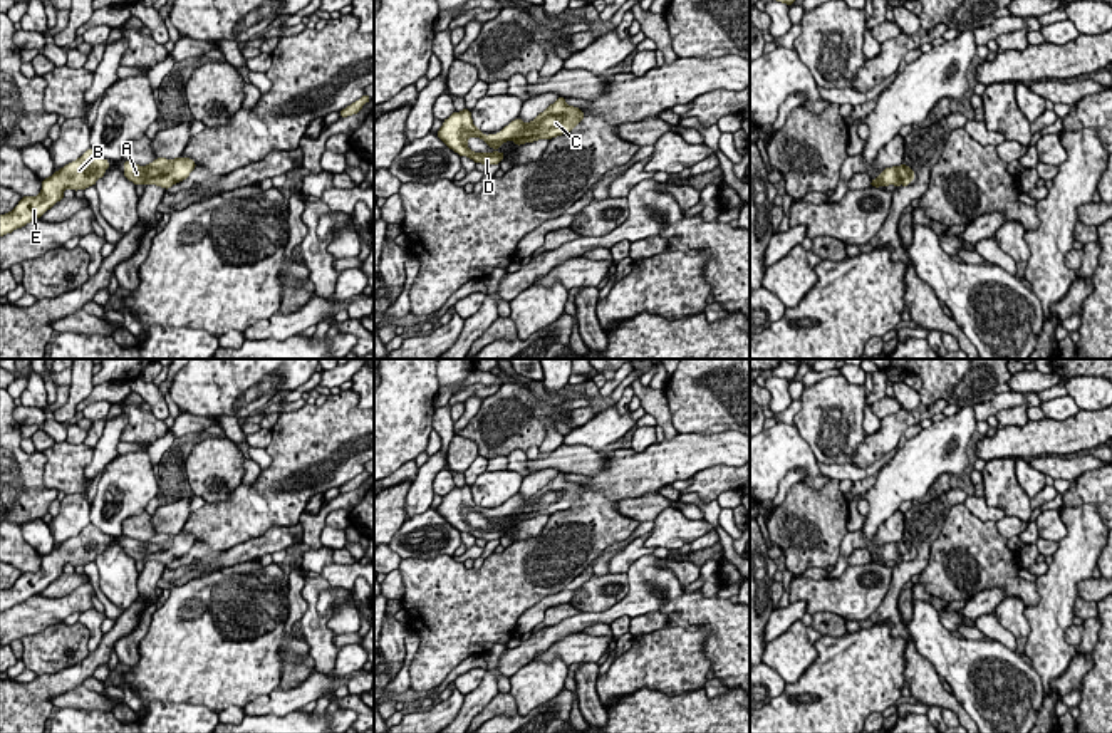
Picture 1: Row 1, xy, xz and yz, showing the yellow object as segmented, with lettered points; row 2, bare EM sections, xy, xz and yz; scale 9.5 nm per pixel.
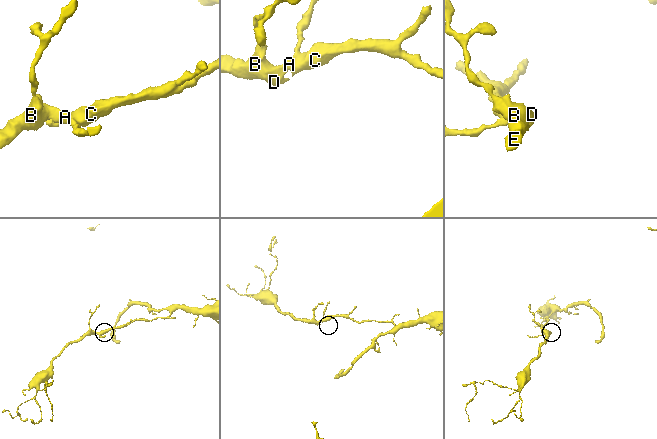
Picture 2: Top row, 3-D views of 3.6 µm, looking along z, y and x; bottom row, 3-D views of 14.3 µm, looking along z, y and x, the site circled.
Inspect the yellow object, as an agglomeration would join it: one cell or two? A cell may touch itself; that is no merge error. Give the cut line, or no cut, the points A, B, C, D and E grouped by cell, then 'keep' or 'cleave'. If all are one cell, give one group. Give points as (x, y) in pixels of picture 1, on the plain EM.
no cut | A B C D E | keep

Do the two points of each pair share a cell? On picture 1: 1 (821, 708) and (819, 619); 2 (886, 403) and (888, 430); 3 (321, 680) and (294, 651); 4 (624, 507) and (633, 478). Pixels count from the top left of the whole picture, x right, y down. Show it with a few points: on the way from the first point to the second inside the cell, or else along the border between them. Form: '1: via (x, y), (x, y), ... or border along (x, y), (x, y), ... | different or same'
1: border along (847, 631), (841, 636), (822, 636) | different
2: border along (901, 408), (881, 420) | different
3: border along (312, 673), (294, 686), (277, 688) | different
4: border along (658, 490), (619, 500) | different

